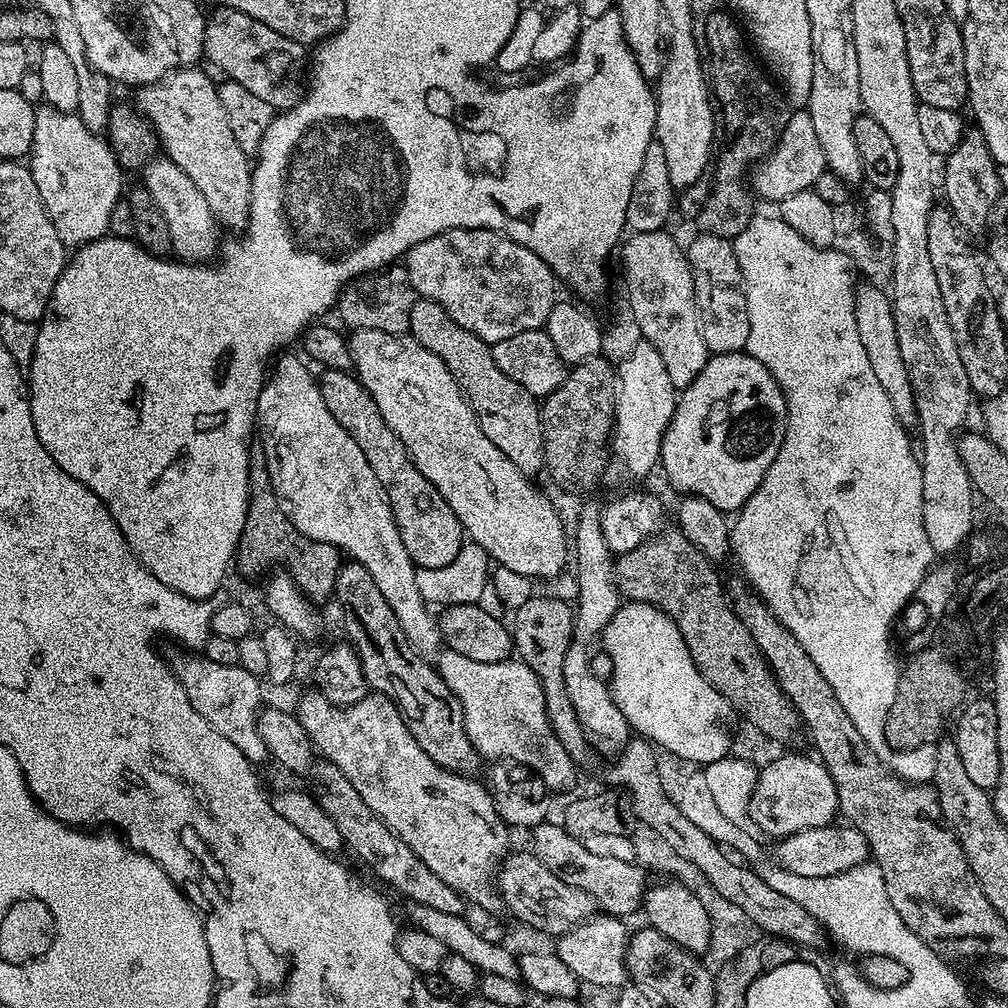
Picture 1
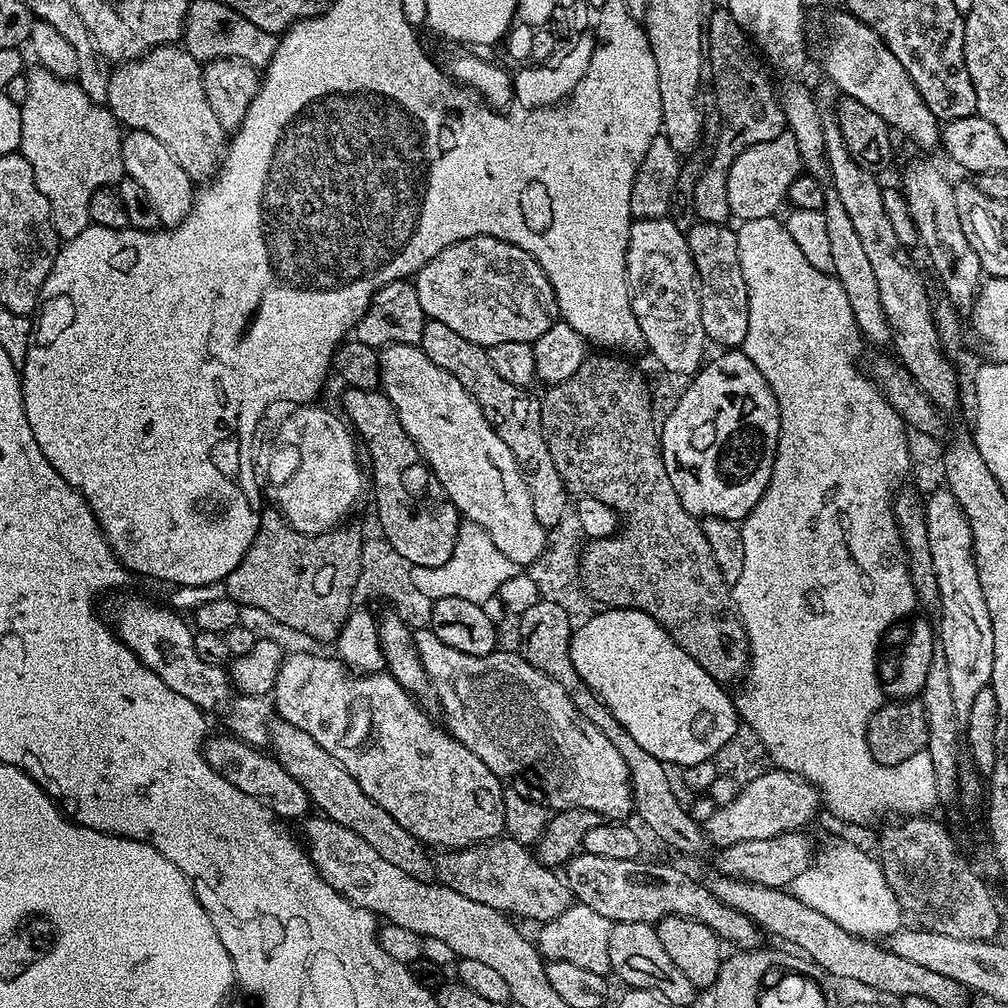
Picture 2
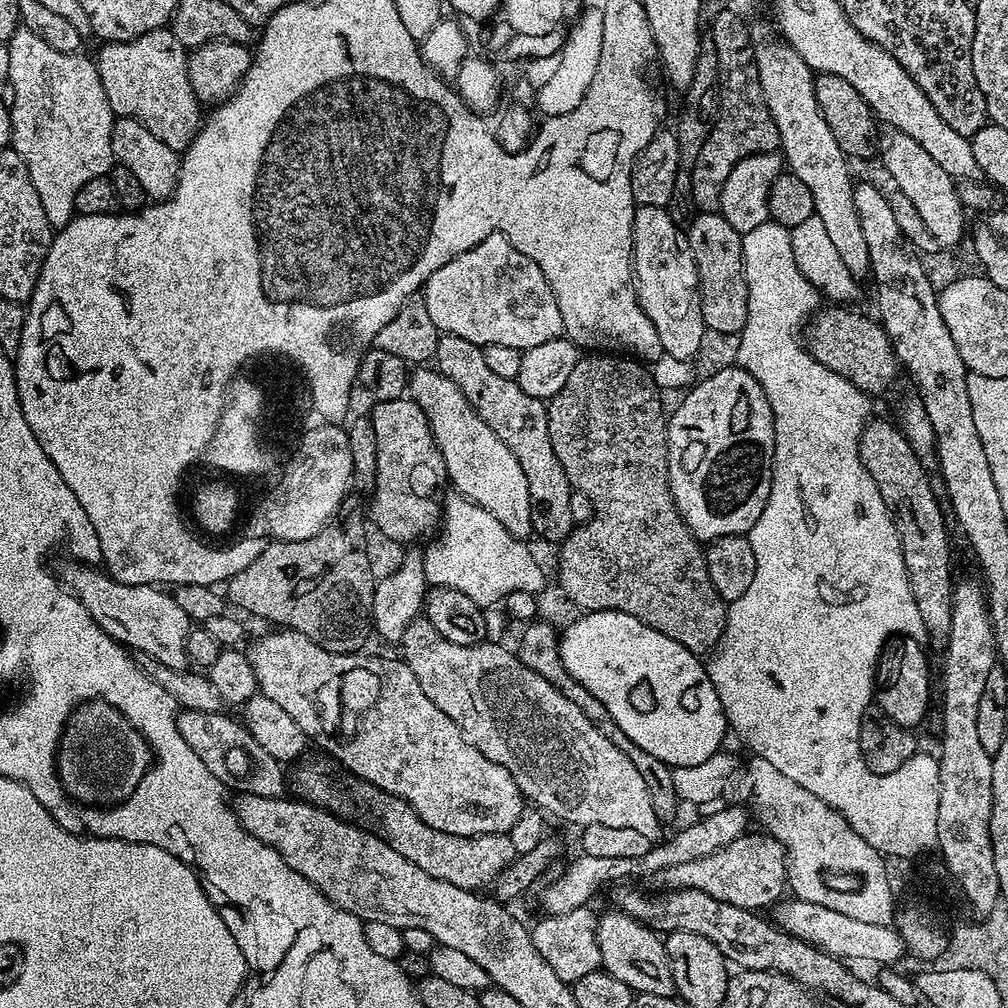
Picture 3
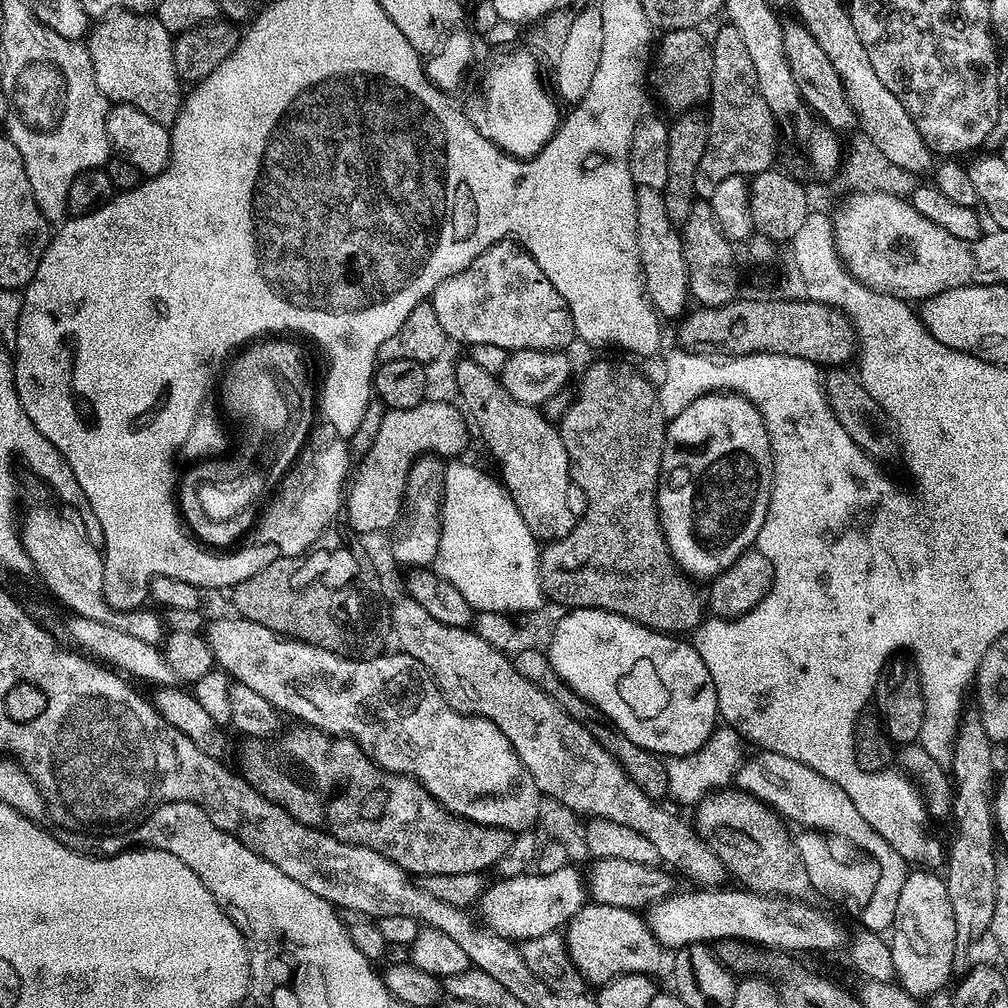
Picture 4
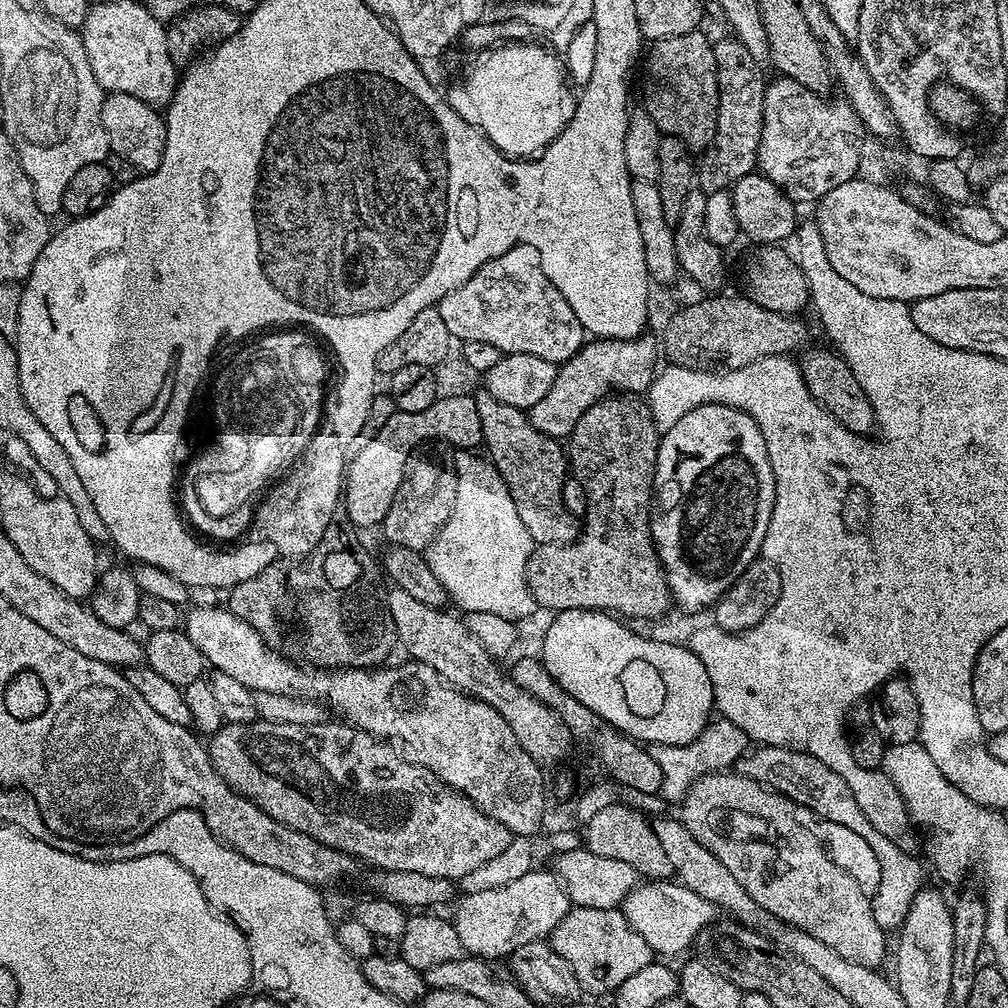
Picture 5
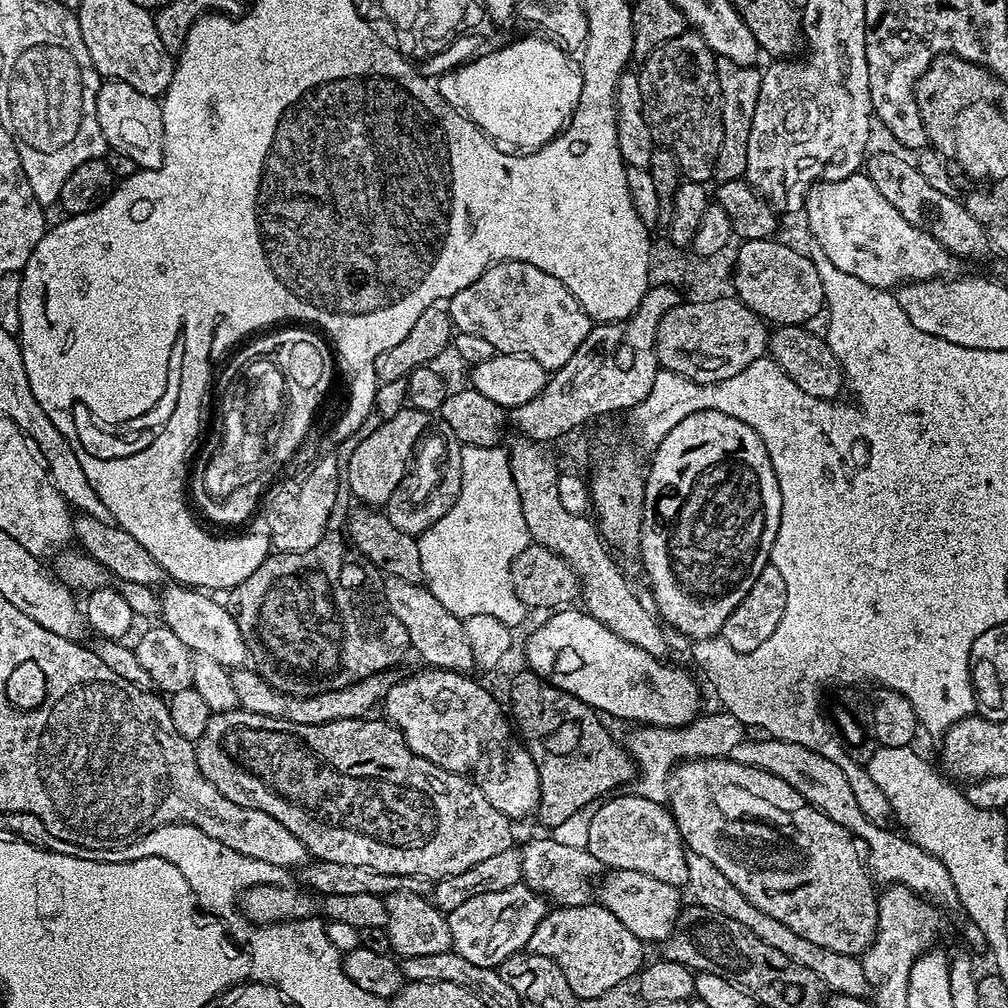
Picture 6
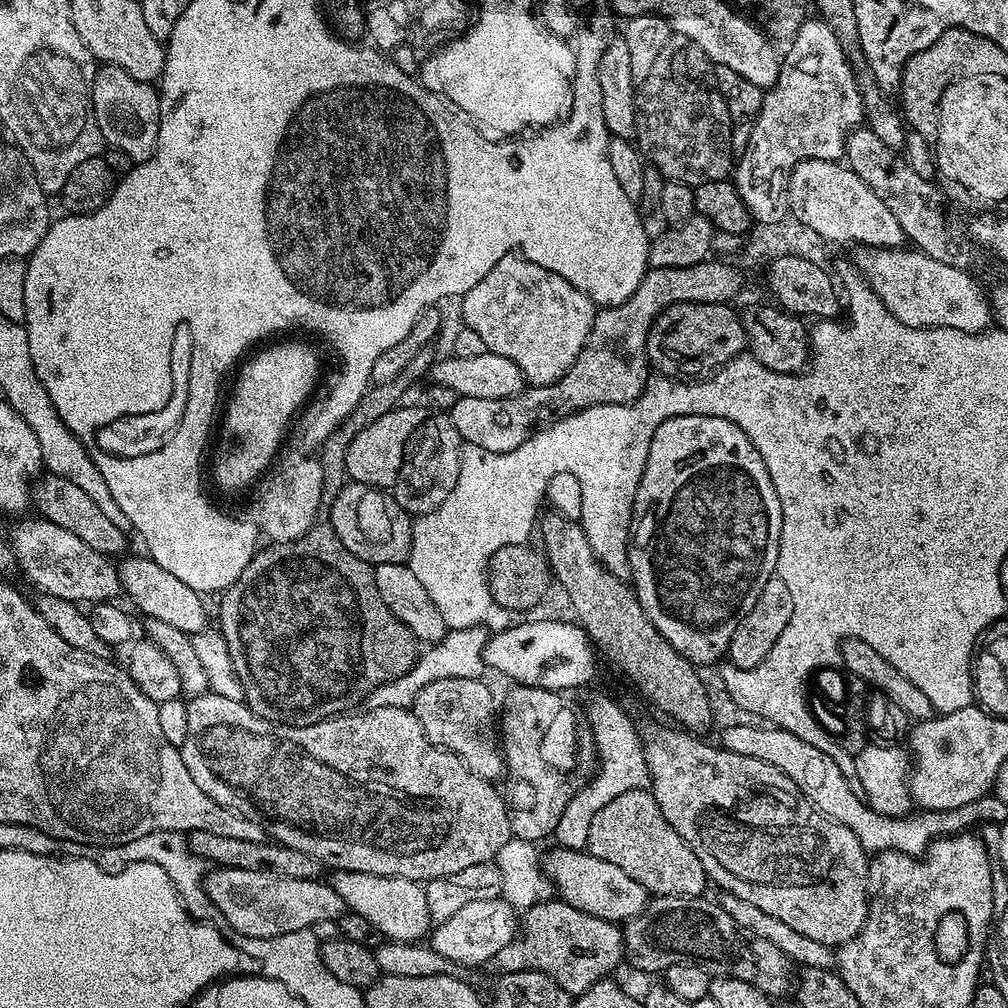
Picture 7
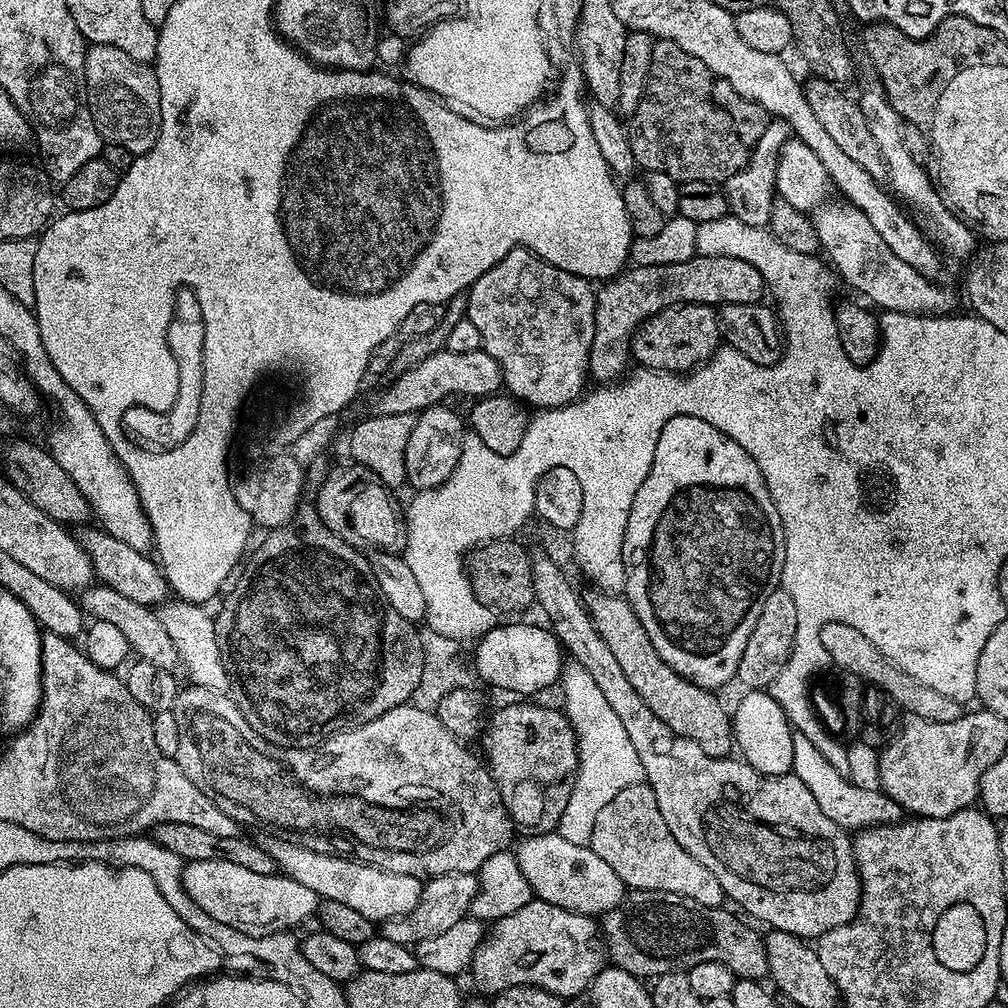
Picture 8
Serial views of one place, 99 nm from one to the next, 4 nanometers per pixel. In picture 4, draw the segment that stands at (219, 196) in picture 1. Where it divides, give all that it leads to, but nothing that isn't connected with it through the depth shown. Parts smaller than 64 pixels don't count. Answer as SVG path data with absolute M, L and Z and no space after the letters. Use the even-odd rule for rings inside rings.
M119 11L115 14L109 14L99 21L100 24L91 29L86 37L86 47L90 54L90 62L94 66L94 82L98 82L98 90L109 100L112 104L129 104L138 110L142 110L142 114L146 114L146 118L154 118L154 122L170 126L176 121L176 115L180 113L180 106L182 103L182 81L178 70L174 66L174 50L172 49L172 41L174 39L173 33L166 30L166 26L162 26L162 22L156 20L155 15L152 14L135 14L126 11Z

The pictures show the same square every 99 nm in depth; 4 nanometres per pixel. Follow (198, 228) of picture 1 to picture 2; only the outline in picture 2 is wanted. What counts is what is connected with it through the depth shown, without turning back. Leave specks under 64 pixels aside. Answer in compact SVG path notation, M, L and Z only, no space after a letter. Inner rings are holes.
M146 130L125 131L120 149L126 175L146 189L151 204L158 209L161 225L181 224L192 209L194 181L188 177L186 170L182 170L182 166L178 166L178 162L174 162L170 150L166 150L166 146L162 146L162 142L154 138L154 134L146 134Z

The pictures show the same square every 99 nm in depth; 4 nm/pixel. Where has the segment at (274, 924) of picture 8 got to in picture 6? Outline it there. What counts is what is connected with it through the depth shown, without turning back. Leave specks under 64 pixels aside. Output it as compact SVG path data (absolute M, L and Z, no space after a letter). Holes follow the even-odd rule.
M254 884L242 893L242 911L252 923L267 926L286 920L307 920L319 914L325 921L337 920L358 929L366 926L387 928L388 911L384 900L374 894L334 894L317 896L308 890L292 893L291 887L278 884Z

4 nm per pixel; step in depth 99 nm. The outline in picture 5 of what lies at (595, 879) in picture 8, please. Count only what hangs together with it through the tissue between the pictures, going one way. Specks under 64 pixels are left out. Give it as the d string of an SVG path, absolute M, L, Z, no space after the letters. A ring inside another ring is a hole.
M671 879L637 883L624 899L622 911L626 922L630 922L642 938L646 938L653 953L660 958L676 956L687 948L691 949L695 945L696 935L718 916L718 909L706 902L706 898L698 898L694 890Z

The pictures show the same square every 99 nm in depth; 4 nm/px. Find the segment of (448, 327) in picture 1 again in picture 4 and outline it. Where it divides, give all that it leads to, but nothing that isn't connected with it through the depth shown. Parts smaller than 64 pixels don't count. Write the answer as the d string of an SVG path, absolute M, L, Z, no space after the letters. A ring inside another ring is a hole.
M464 358L456 364L456 388L460 391L459 403L473 425L480 427L480 436L504 472L511 507L530 526L533 537L540 542L566 538L578 519L570 514L566 490L570 483L568 455L562 446L559 427L543 416L535 404L518 402L510 390L478 362Z

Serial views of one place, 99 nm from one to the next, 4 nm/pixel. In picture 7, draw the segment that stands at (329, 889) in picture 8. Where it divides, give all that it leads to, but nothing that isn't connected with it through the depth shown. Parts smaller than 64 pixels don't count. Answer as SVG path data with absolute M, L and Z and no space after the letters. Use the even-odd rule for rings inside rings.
M339 870L333 871L331 875L332 888L342 894L345 907L362 914L362 918L367 918L373 926L378 926L380 933L388 940L405 940L408 944L414 944L429 935L433 923L430 910L426 906L426 894L421 881Z

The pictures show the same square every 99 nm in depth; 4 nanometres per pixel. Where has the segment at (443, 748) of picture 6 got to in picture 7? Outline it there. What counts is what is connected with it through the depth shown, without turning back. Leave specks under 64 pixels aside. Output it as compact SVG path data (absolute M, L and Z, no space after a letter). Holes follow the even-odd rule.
M442 678L442 682L430 682L430 686L418 694L414 711L426 738L460 757L471 772L493 782L505 775L498 735L498 704L480 679Z

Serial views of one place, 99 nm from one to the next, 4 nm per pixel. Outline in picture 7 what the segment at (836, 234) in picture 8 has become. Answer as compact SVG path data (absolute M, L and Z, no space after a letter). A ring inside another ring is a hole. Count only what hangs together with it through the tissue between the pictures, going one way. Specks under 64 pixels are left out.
M861 247L856 256L856 268L864 275L866 283L872 287L872 296L886 306L898 322L915 328L949 328L963 332L982 332L993 323L992 306L986 292L971 275L971 271L954 266L946 266L946 262L938 262L938 258L930 258L925 252L911 250L904 252L897 248L865 248Z

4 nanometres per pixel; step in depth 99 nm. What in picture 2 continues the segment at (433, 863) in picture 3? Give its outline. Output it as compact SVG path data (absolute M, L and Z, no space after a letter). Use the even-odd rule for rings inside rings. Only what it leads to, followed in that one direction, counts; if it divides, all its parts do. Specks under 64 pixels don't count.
M507 834L494 840L485 840L482 844L472 844L469 848L444 850L437 856L440 857L434 860L434 876L439 883L445 884L450 890L458 890L458 894L462 894L462 898L470 898L470 902L482 902L482 906L490 906L513 917L521 916L524 920L535 922L553 920L574 903L567 883L553 869L540 863L525 845L519 844Z

